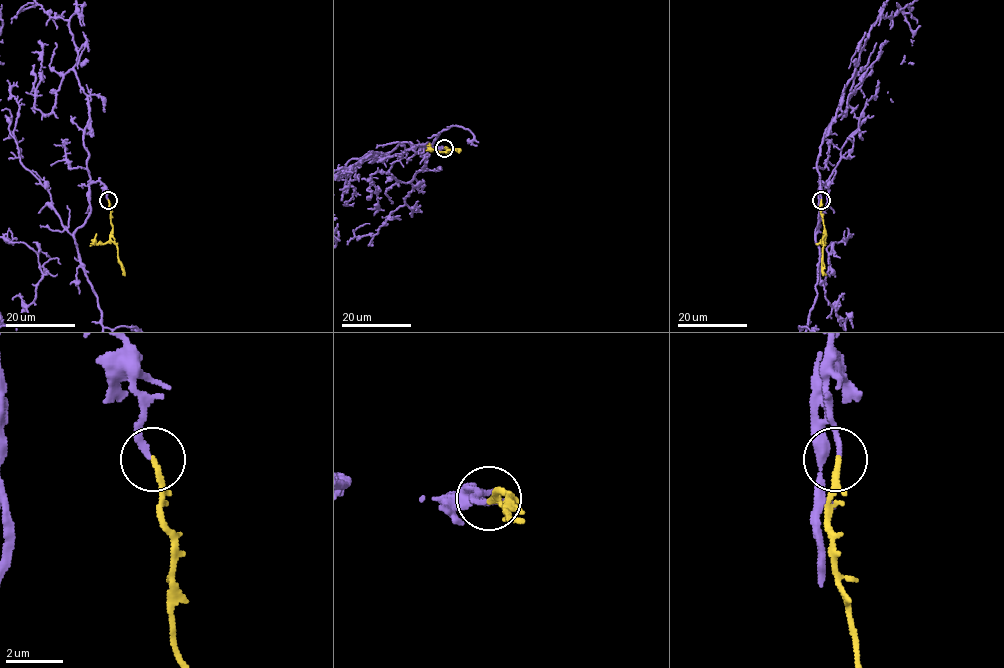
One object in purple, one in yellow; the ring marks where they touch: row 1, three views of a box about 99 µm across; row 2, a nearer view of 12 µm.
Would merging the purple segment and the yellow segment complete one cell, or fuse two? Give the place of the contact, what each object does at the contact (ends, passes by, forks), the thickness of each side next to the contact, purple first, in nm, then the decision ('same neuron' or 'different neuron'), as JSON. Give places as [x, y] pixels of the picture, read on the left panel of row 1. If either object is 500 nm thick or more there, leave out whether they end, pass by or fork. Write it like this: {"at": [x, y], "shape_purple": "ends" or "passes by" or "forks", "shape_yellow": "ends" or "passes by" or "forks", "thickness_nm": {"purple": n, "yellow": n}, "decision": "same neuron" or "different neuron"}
{"at": [108, 200], "shape_purple": "ends", "shape_yellow": "ends", "thickness_nm": {"purple": 180, "yellow": 180}, "decision": "same neuron"}

